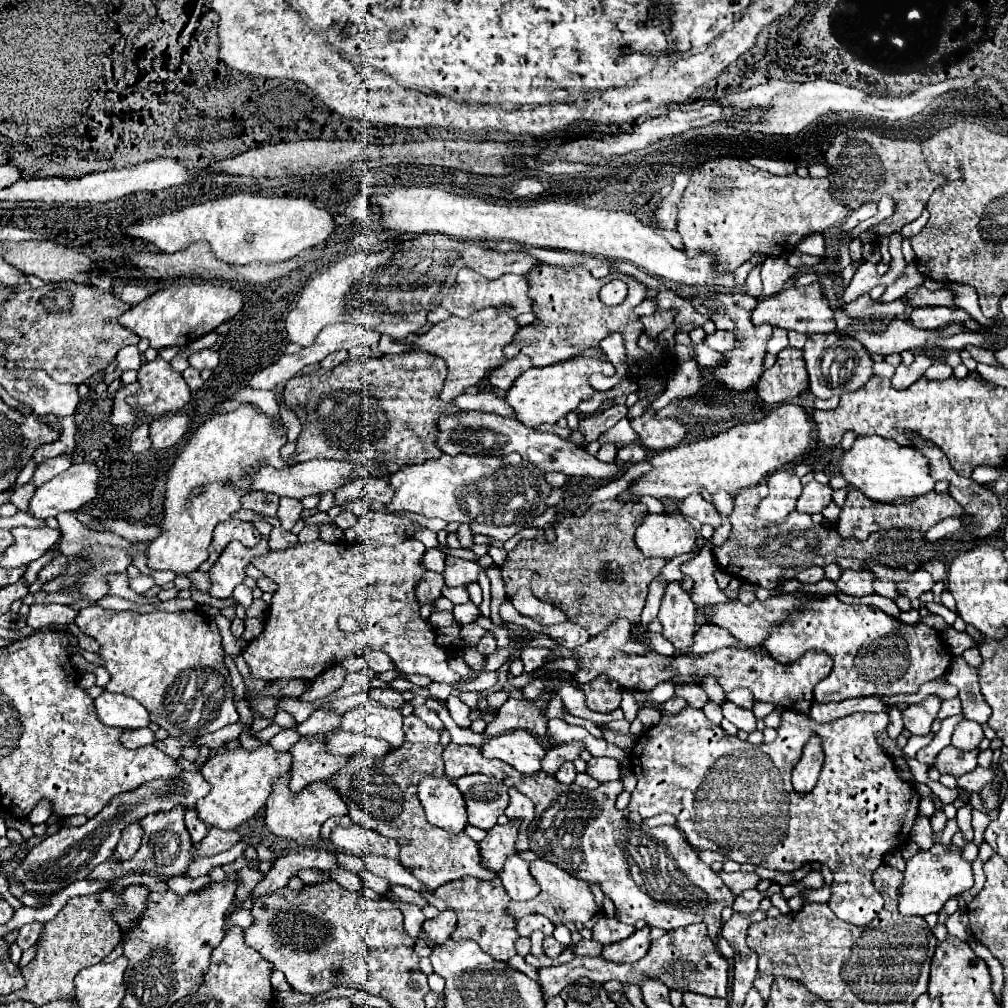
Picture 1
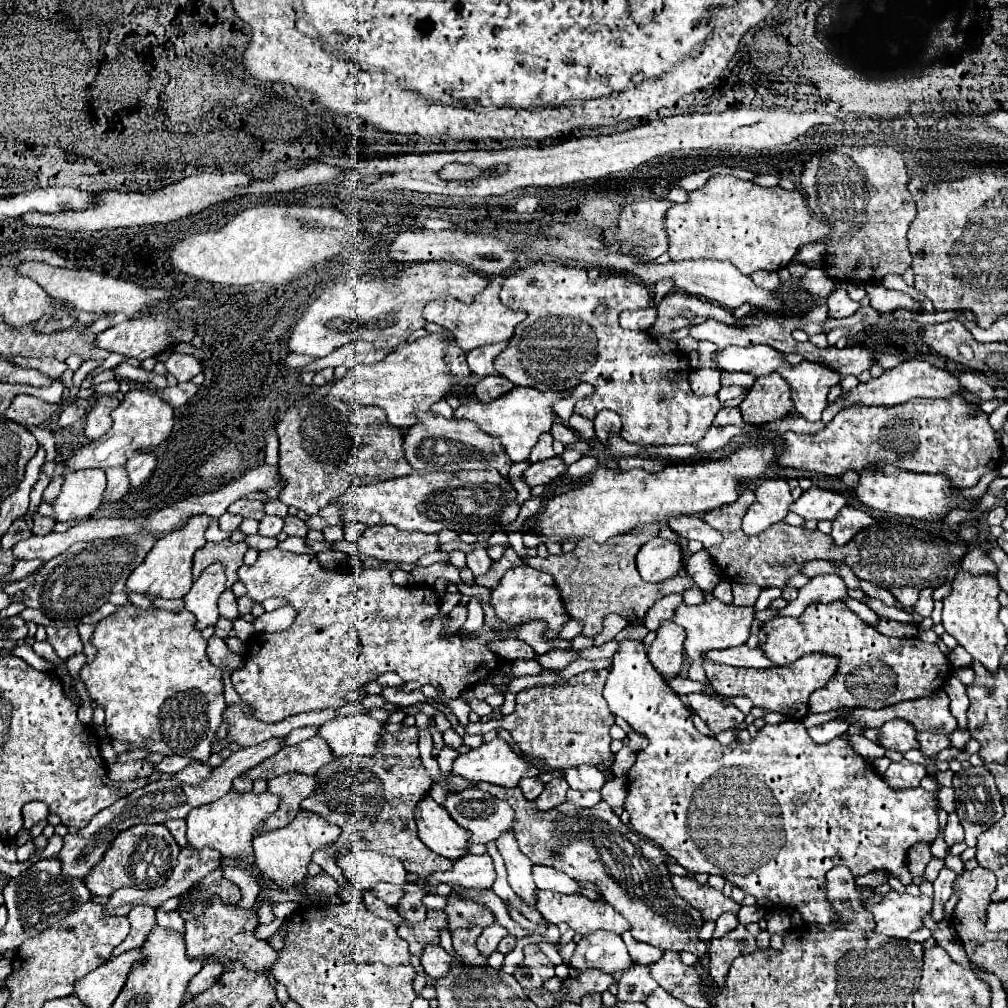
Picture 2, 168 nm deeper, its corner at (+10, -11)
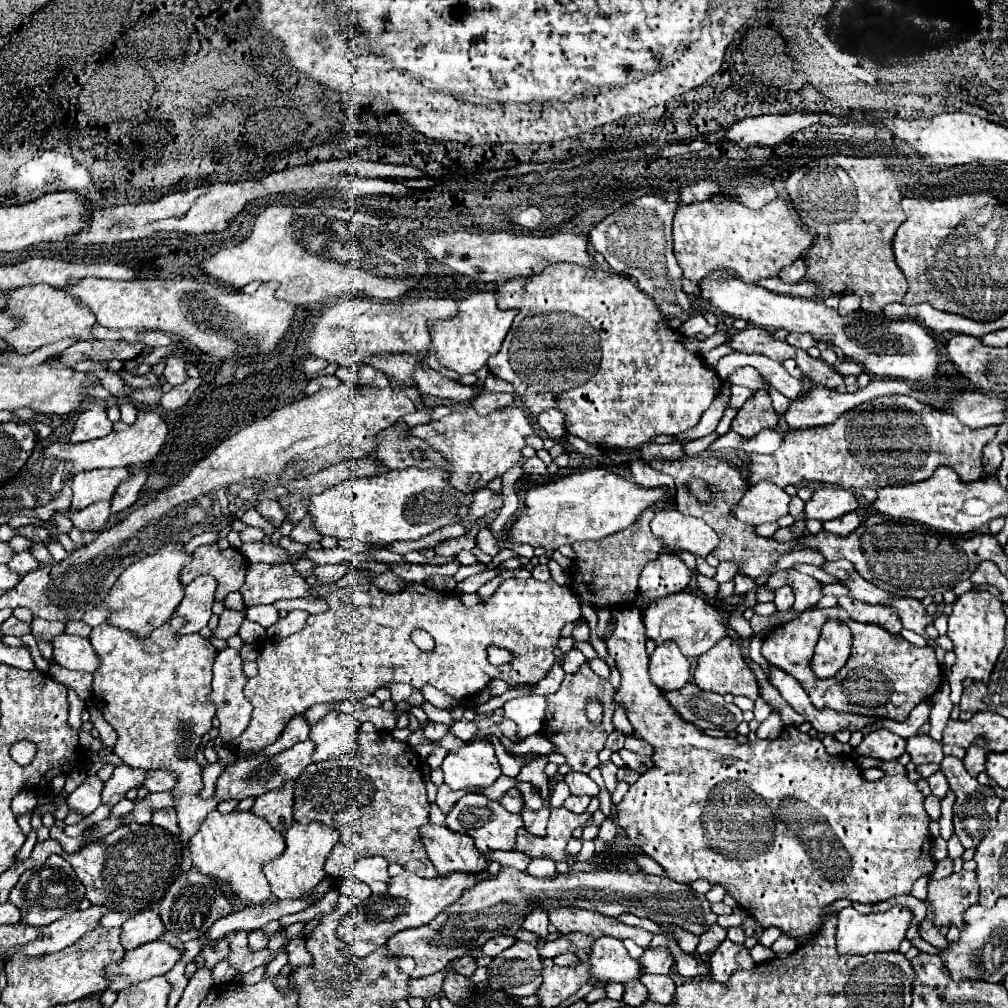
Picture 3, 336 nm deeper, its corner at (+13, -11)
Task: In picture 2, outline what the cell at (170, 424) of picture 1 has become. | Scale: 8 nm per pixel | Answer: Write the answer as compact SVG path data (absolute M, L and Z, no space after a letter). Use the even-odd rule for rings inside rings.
M150 453L132 455L132 459L128 459L128 463L126 463L126 473L128 473L128 479L130 479L130 487L142 485L150 477L154 465L156 465L156 459Z

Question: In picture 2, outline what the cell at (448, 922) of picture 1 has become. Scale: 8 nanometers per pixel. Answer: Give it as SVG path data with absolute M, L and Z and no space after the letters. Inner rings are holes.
M428 947L428 951L424 951L420 961L424 965L426 975L432 977L434 981L442 979L450 971L450 967L454 965L454 959L442 947Z

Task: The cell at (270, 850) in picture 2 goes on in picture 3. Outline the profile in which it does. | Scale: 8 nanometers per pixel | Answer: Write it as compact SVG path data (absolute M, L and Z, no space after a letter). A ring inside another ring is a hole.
M293 823L285 831L285 851L279 855L279 859L273 859L265 863L263 873L271 883L271 893L277 899L299 899L303 893L309 893L323 877L323 863L333 849L333 845L339 841L335 827L325 827L325 823Z

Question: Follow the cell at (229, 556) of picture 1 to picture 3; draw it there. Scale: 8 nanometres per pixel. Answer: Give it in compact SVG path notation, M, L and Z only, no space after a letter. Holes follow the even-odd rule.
M199 575L185 587L185 597L181 605L177 607L177 615L187 619L187 625L181 629L181 635L185 633L199 633L209 617L211 617L211 605L215 601L215 589L217 583L211 575Z

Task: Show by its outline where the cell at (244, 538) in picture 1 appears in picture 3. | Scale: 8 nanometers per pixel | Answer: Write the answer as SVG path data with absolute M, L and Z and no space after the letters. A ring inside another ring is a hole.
M217 543L201 545L193 551L193 561L181 571L181 583L189 585L197 575L213 575L217 579L215 599L223 601L227 593L237 591L245 581L247 559L239 549L219 549Z

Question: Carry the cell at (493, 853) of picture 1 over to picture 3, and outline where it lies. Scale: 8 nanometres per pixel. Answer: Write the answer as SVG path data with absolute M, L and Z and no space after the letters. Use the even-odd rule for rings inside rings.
M403 871L401 875L389 879L387 893L371 895L355 911L351 911L339 925L337 935L353 949L353 955L361 959L375 947L385 945L387 939L397 931L427 925L439 911L455 903L463 895L463 891L473 887L477 881L481 881L481 875L465 875L461 871L455 871L453 875L439 875L433 879L421 879L419 875Z

